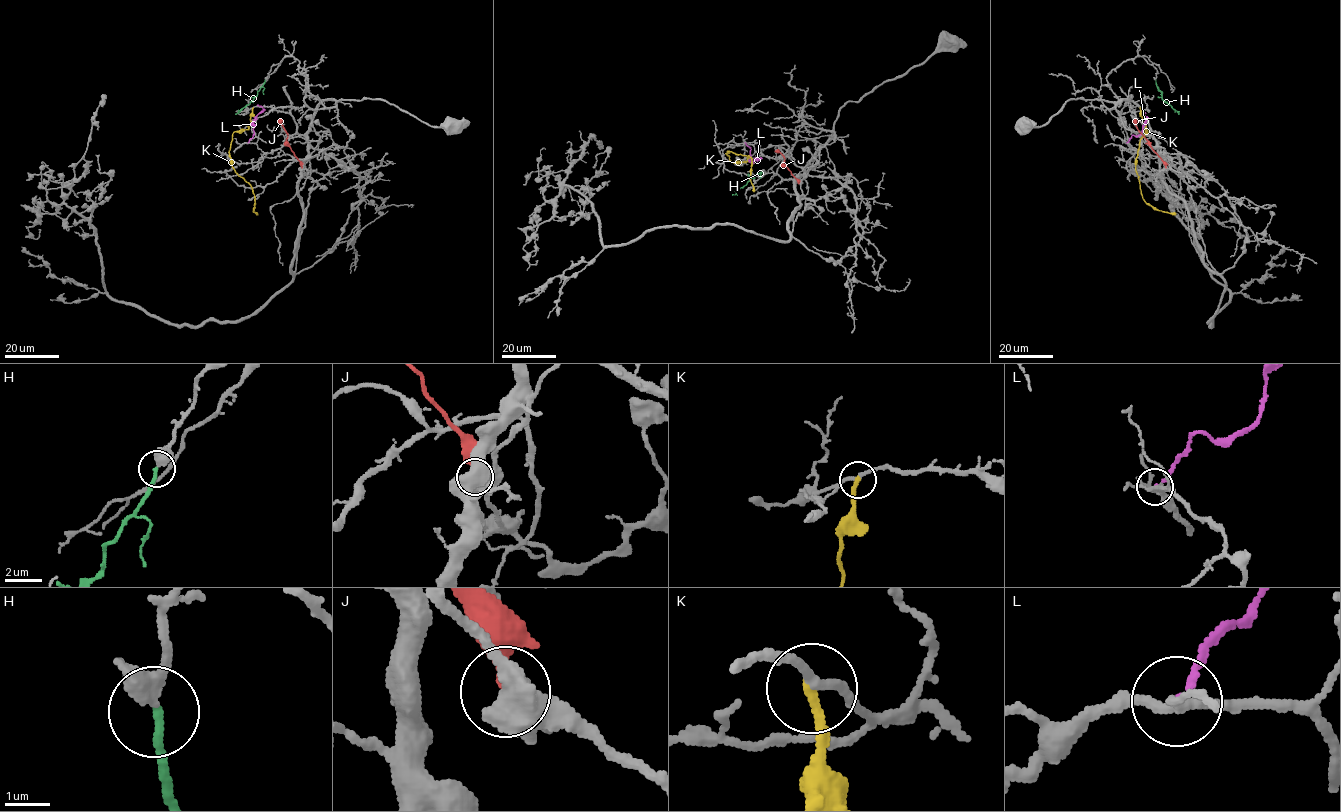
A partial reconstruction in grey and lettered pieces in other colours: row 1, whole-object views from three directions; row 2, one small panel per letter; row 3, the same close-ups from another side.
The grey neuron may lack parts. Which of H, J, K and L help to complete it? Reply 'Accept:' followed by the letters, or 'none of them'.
Accept: H

